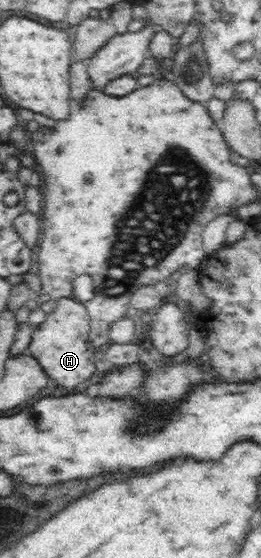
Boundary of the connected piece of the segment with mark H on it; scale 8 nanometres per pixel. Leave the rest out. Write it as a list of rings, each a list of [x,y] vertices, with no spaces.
[[[74,297],[58,299],[58,305],[48,313],[43,323],[36,327],[26,352],[34,354],[53,380],[53,385],[74,387],[96,372],[96,347],[91,342],[91,317],[84,302]]]

